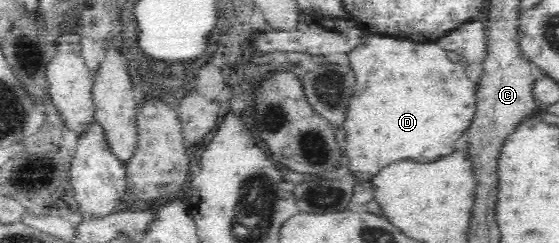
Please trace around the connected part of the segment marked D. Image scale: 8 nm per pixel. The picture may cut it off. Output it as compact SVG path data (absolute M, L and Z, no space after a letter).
M364 32L361 34L361 42L350 50L348 59L350 60L349 66L354 71L356 83L354 85L354 93L348 101L348 109L346 109L346 119L344 119L344 129L346 129L346 145L344 145L344 155L348 159L348 169L356 175L358 181L369 180L372 175L376 175L384 167L396 163L396 161L414 161L414 163L434 163L440 157L450 155L458 149L460 137L468 129L469 123L472 121L473 113L475 112L475 97L474 89L476 83L470 81L466 76L465 70L467 68L464 62L452 62L446 56L446 50L434 42L417 42L406 38L395 38L394 36L382 36L380 34L372 34Z

